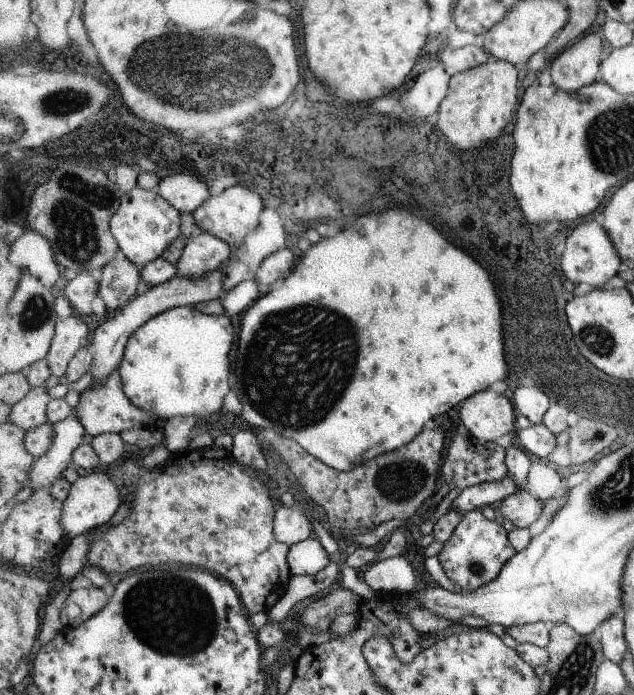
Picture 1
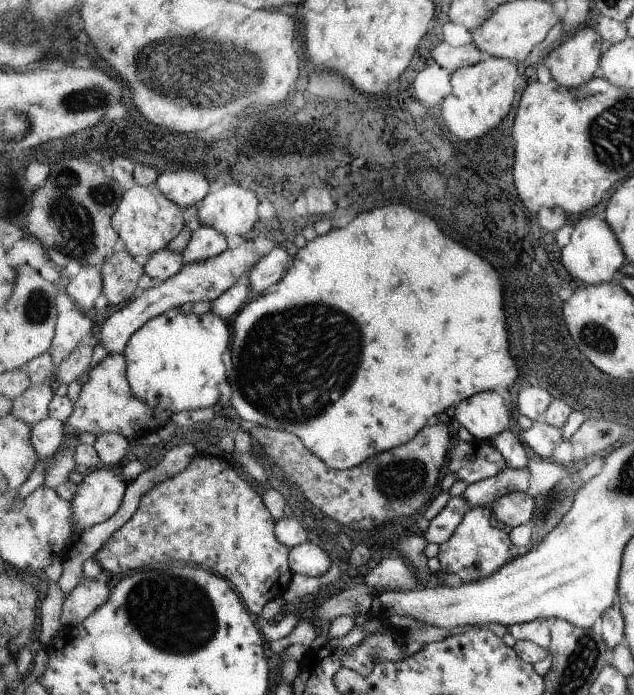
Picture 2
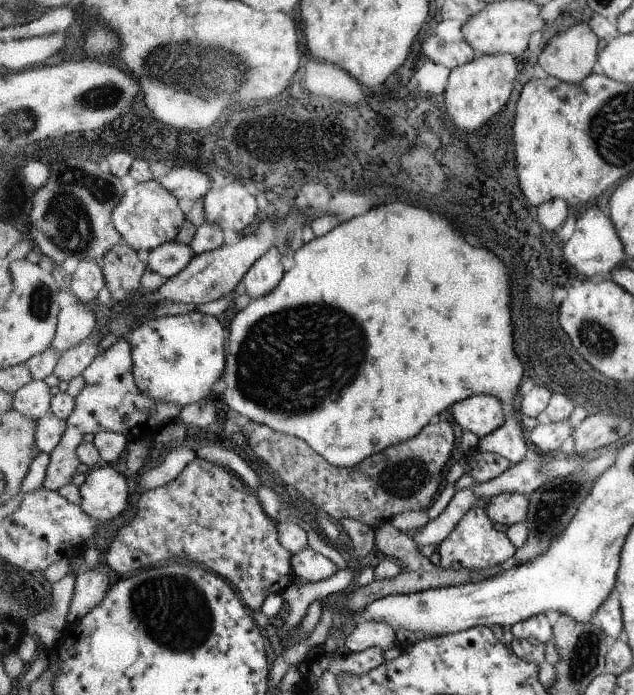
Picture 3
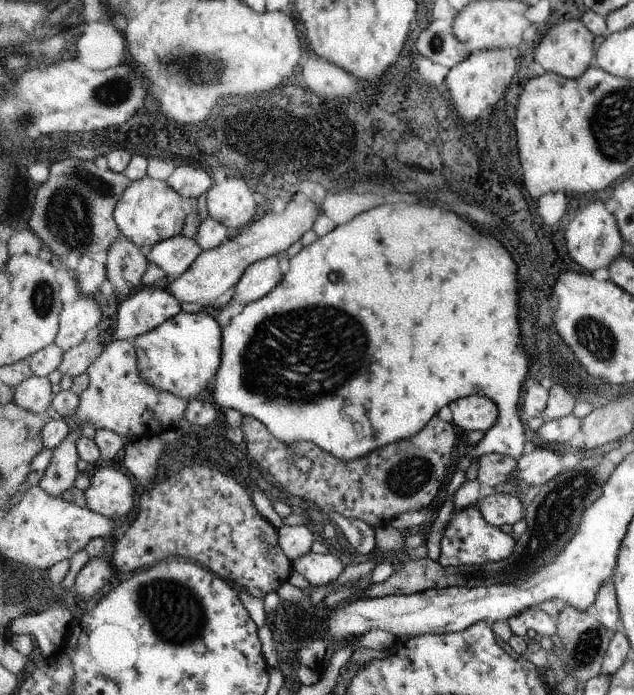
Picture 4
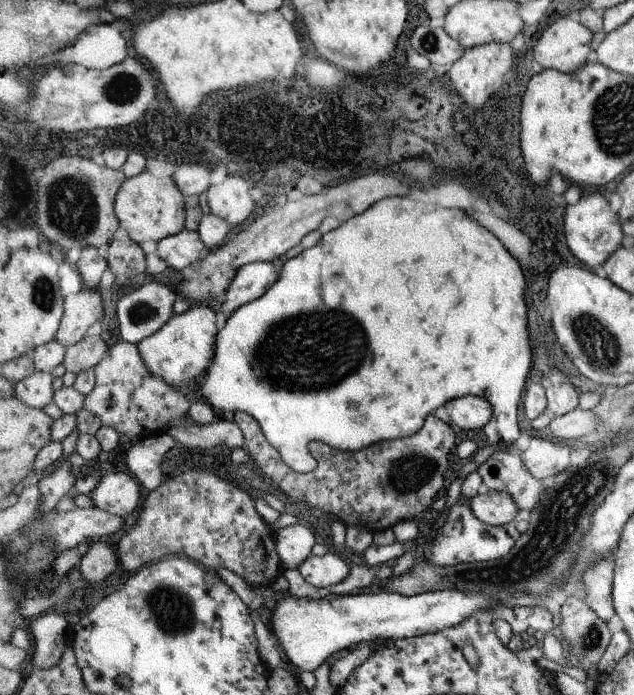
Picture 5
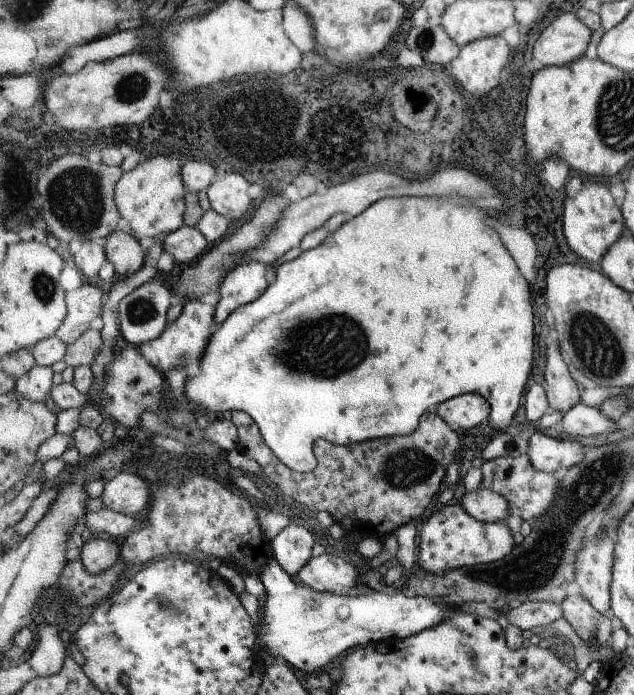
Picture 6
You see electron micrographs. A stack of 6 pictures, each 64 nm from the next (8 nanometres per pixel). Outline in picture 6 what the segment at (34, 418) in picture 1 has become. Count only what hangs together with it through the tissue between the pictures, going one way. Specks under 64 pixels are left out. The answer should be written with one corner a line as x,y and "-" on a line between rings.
40,364
34,366
28,374
24,374
17,381
17,390
22,391
26,398
32,398
36,402
46,402
54,386
52,366
40,366

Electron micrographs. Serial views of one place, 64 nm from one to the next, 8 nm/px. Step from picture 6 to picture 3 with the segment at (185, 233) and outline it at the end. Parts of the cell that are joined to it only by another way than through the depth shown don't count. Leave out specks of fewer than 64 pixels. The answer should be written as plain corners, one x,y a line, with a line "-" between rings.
176,240
152,251
148,266
151,271
170,280
181,274
195,257
191,244
184,245

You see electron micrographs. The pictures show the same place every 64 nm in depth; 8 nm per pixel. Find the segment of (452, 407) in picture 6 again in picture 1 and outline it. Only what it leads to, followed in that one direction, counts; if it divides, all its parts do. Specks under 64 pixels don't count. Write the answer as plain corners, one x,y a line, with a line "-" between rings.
494,390
478,392
467,402
462,402
460,419
469,434
482,443
496,441
514,432
516,424
510,400

